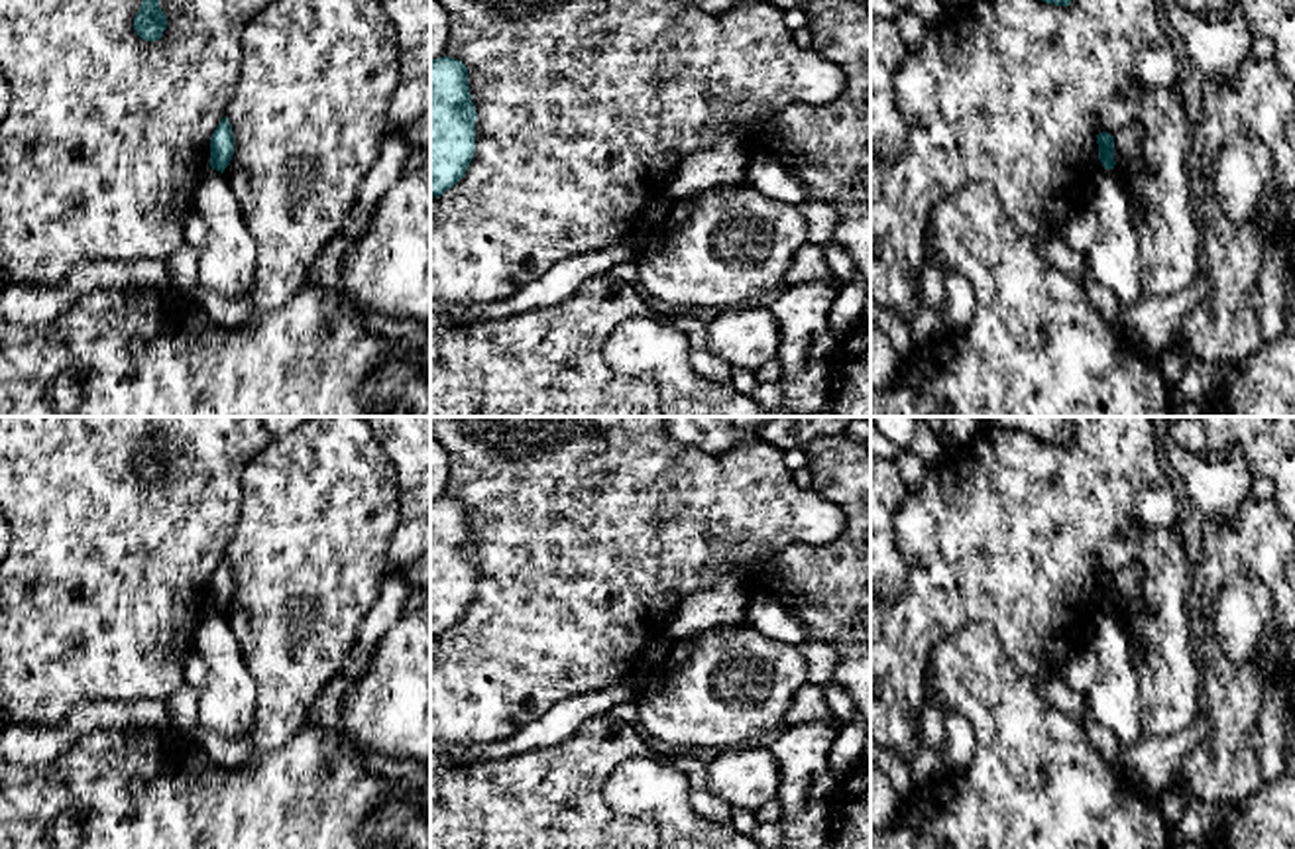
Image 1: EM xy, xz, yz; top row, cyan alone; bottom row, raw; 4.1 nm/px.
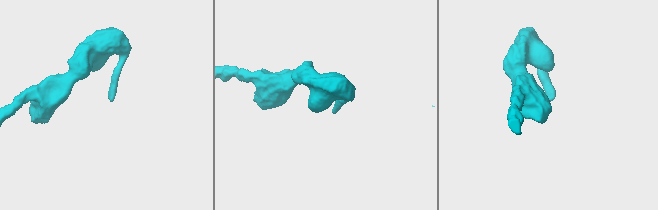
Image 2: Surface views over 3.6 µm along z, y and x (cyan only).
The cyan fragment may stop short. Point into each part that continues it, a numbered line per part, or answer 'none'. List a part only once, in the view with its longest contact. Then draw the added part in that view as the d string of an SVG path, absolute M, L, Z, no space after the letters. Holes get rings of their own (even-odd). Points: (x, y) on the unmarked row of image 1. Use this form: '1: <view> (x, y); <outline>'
none

